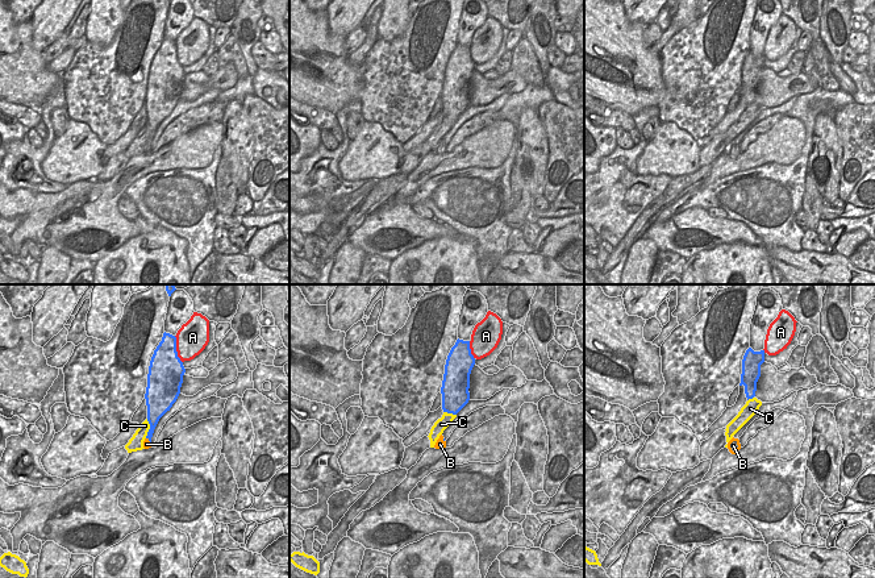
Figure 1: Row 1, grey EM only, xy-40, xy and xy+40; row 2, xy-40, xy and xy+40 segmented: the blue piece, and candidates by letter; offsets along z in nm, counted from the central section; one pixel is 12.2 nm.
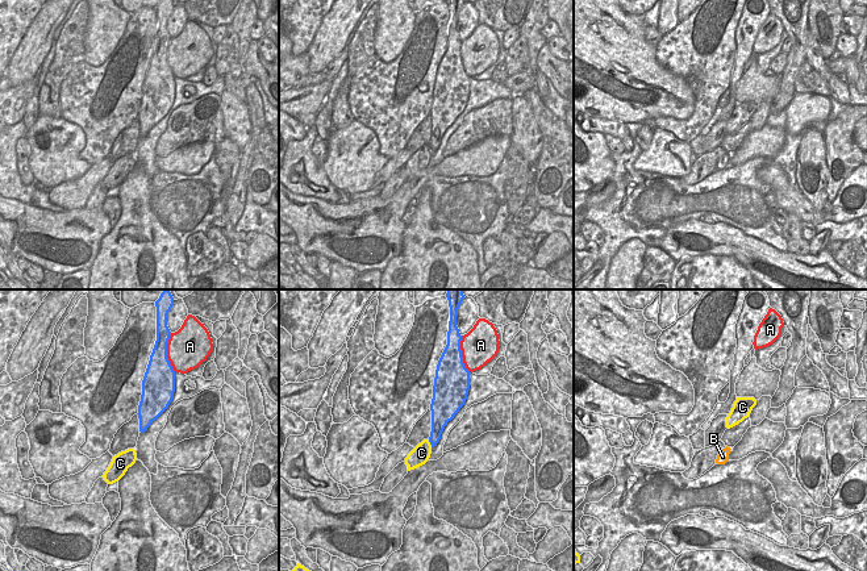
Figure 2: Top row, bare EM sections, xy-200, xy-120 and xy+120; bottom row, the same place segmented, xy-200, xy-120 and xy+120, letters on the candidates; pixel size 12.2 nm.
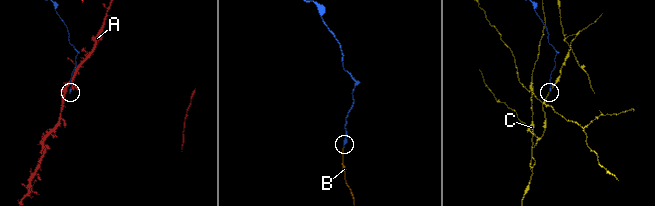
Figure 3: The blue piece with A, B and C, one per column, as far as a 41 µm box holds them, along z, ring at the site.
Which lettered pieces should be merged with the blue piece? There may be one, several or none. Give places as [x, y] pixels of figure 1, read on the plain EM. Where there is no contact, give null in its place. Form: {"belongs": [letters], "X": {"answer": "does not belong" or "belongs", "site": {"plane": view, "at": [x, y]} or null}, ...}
{"belongs": ["B"], "A": {"answer": "does not belong", "site": {"plane": "xy-40", "at": [175, 54]}}, "B": {"answer": "belongs", "site": {"plane": "xy-40", "at": [149, 145]}}, "C": {"answer": "does not belong", "site": {"plane": "xy-40", "at": [150, 133]}}}

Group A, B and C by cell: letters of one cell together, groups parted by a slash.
A / B / C

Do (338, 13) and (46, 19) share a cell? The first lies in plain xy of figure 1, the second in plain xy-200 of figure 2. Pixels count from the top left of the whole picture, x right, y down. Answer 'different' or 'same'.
same

